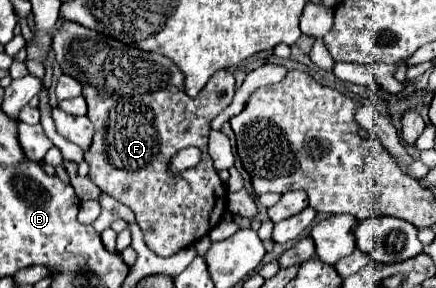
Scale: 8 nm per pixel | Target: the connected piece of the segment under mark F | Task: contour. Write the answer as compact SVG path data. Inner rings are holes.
M65 20L55 32L55 60L61 70L83 86L83 96L89 104L89 120L95 126L93 142L85 152L85 160L91 166L89 178L109 196L129 206L135 214L137 224L145 234L145 244L157 256L173 256L185 246L207 236L213 226L219 224L227 206L227 190L217 176L211 156L207 154L207 136L211 130L211 120L221 114L235 96L235 80L227 70L219 70L211 76L211 86L205 86L197 98L189 98L183 90L183 80L179 82L179 68L165 56L143 52L133 46L125 46L109 36L103 36L91 28ZM187 146L197 146L201 150L201 162L183 172L171 174L167 170L167 160L171 160L179 150Z

